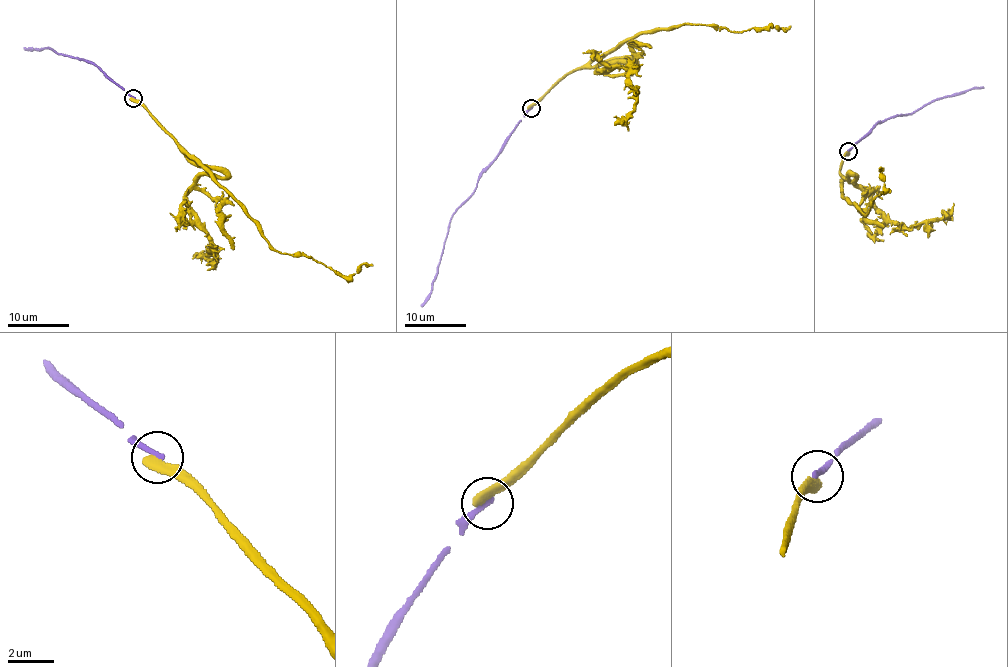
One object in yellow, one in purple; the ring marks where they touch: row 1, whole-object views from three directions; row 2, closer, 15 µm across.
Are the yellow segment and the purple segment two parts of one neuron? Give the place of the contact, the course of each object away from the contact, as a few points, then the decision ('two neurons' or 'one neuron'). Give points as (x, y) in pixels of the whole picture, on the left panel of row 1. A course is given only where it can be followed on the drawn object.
at (133, 98); yellow runs (132, 97), (246, 211), (273, 248), (291, 256), (309, 257), (345, 276), (354, 274), (363, 265), (372, 266); purple runs (134, 97), (97, 65), (48, 49), (25, 49); two neurons

